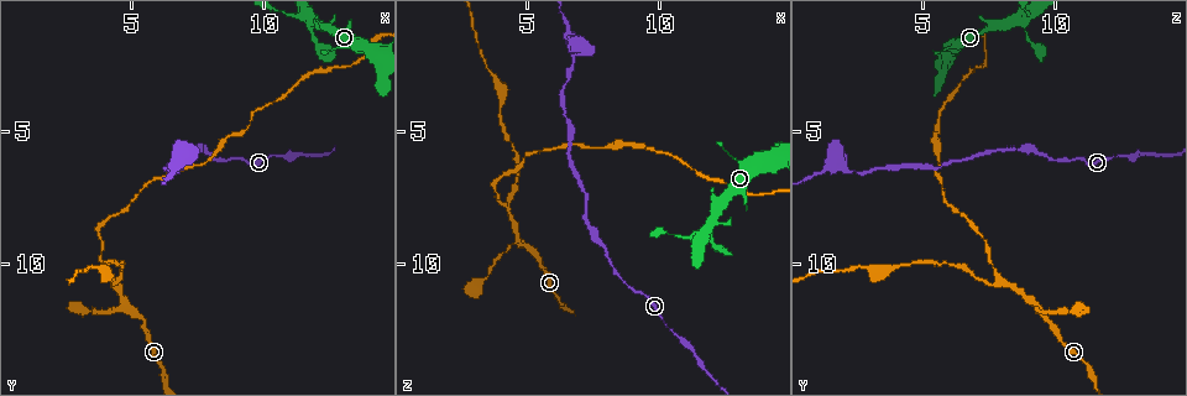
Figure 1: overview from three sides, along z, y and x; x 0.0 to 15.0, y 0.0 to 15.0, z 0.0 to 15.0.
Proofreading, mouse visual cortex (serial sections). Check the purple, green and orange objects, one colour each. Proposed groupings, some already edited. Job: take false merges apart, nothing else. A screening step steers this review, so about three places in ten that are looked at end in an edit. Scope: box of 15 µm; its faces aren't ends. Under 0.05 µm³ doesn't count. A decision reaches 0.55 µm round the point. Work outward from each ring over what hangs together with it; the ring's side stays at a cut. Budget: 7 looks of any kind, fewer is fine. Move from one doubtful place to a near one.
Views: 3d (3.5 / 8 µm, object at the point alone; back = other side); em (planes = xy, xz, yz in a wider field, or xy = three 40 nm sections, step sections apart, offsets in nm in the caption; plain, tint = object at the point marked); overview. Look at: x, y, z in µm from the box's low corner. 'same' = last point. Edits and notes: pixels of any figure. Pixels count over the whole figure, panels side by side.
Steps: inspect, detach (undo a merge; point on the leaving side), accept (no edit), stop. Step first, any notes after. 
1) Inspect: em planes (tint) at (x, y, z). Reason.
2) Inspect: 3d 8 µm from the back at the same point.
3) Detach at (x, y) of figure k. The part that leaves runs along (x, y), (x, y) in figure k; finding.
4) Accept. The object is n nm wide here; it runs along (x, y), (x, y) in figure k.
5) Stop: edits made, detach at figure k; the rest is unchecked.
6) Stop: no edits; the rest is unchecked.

Inspect: 3d 8 µm at (4.3, 10.7, 8.1). Three arms meet.

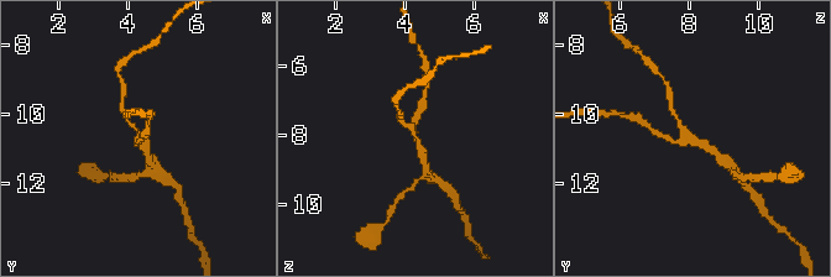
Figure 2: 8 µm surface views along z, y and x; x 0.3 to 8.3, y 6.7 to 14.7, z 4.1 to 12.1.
Inspect: em xy step 1 (tint) at (4.3, 10.8, 8.2). 3 arms meet here; the arms are 150, 200, 250 nm wide; now the EM.

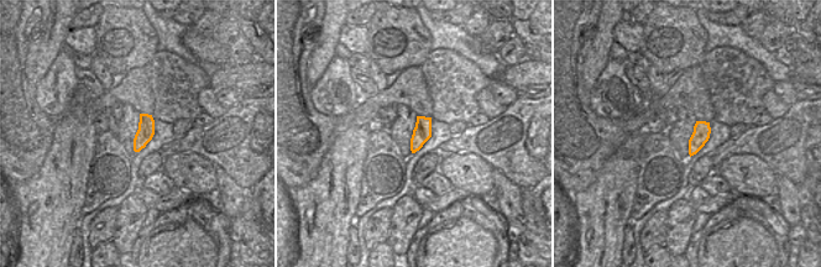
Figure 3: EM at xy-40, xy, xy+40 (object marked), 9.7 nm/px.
Accept. The object is 180 nm wide here; it runs along (720, 157), (688, 136), (674, 114) in figure 2; all the same cell.

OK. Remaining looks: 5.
Inspect: 3d 3.5 µm at (10.7, 5.9, 12.7). Calibre changes.

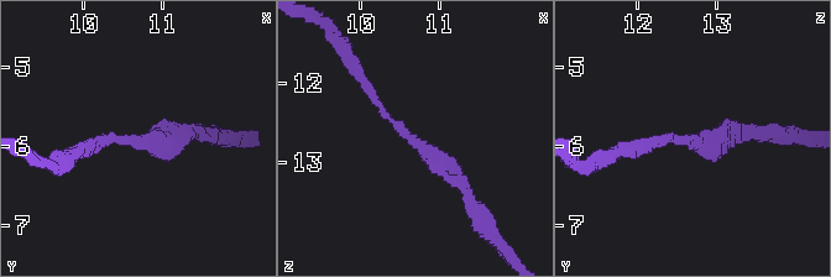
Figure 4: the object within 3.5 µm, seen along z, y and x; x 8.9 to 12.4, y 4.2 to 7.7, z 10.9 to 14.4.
Inspect: em xy step 3 (tint) at (10.75, 5.95, 12.70). Now the EM.

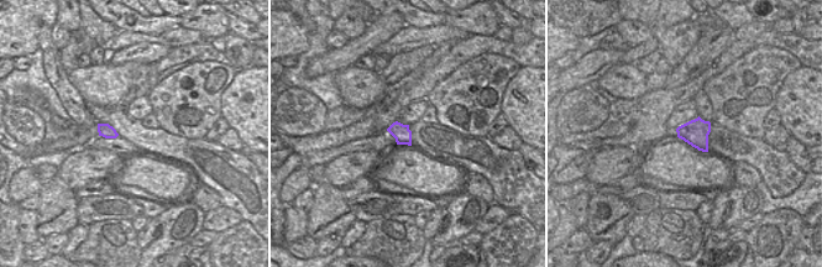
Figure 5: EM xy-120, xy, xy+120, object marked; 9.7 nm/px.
Accept. It runs along (364, 80), (470, 202) in figure 4; continuous, no second cell.

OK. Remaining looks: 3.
Inspect: 3d 3.5 µm at (6.8, 6.3, 1.9). Arms part here.

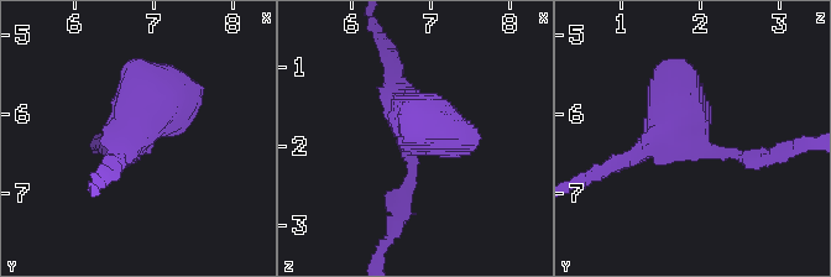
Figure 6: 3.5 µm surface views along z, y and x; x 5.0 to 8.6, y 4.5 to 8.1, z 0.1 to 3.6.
Inspect: em xy step 2 (tint) at the same point. Need the tissue.

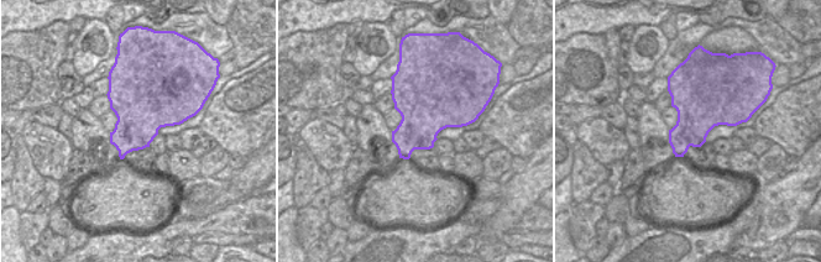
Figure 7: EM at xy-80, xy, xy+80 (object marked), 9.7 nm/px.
Accept. It runs along (403, 192), (418, 119), (392, 62) in figure 6; one cell here.

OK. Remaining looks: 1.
Stop: no edits; the rest is unchecked.

